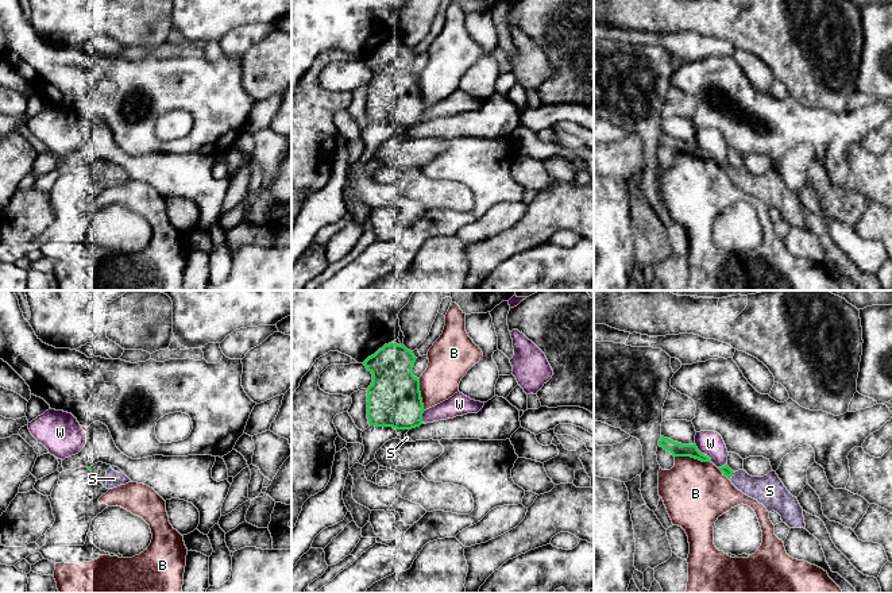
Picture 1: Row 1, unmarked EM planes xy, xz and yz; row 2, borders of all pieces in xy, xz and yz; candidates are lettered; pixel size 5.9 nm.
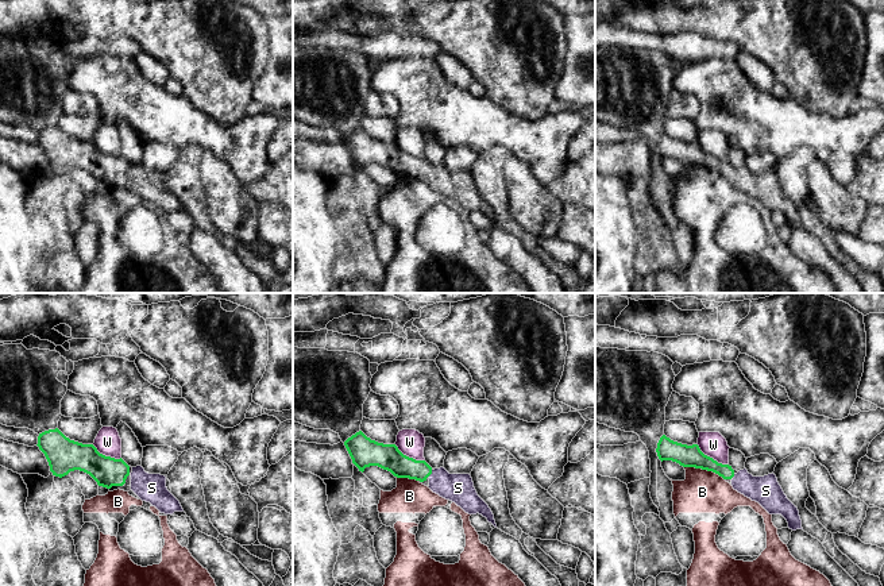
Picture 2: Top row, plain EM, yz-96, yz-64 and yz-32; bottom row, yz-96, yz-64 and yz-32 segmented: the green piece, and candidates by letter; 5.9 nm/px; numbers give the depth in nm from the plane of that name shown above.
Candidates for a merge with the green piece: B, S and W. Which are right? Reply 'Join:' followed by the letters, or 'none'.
Join: S

